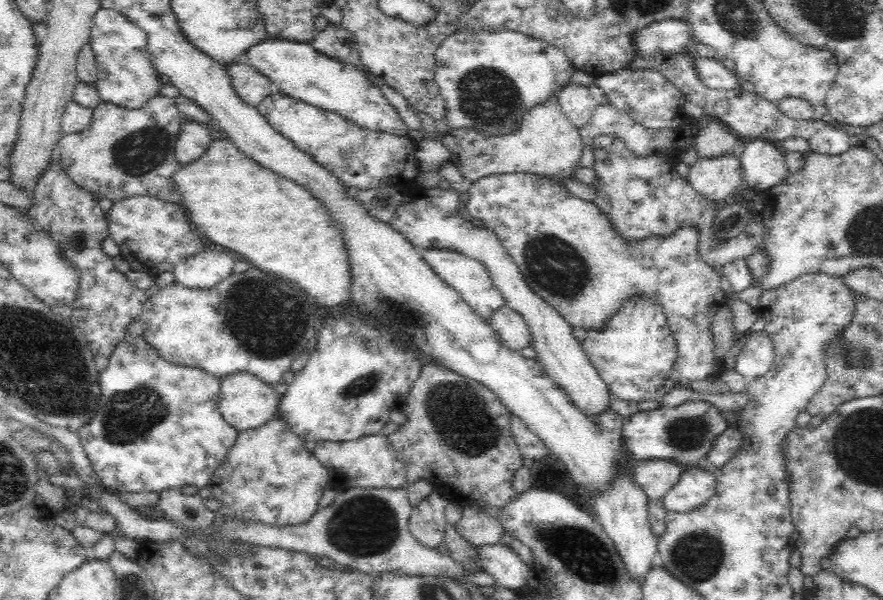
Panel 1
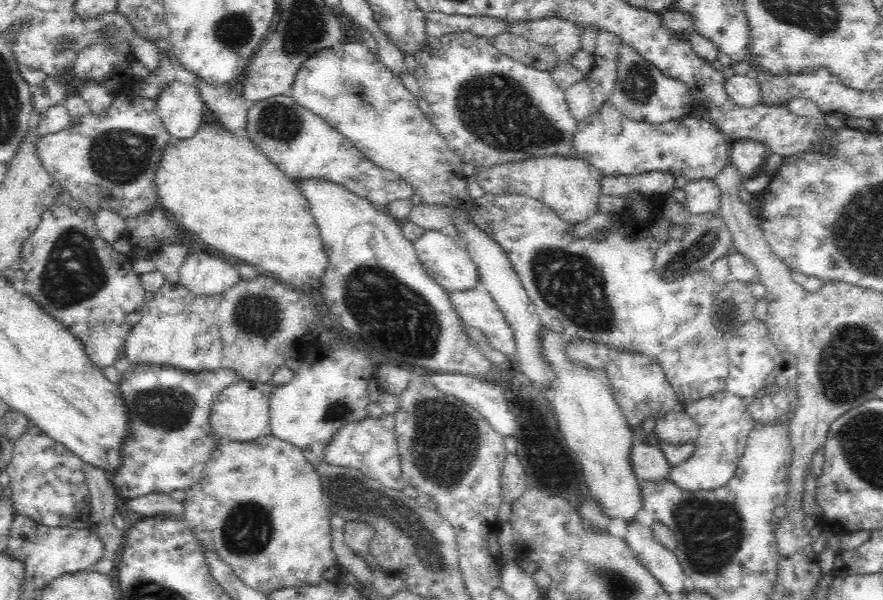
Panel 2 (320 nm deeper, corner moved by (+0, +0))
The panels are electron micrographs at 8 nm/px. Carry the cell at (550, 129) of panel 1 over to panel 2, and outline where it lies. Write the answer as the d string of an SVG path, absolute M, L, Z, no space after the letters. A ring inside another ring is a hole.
M558 155L532 157L477 171L477 181L485 194L516 194L532 197L546 205L558 219L568 224L580 224L600 211L599 202L603 174L584 159Z

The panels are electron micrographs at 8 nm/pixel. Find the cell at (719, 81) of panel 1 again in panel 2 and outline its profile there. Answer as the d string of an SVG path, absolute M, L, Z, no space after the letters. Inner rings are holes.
M727 74L725 91L738 106L749 109L762 100L760 83L754 74Z

